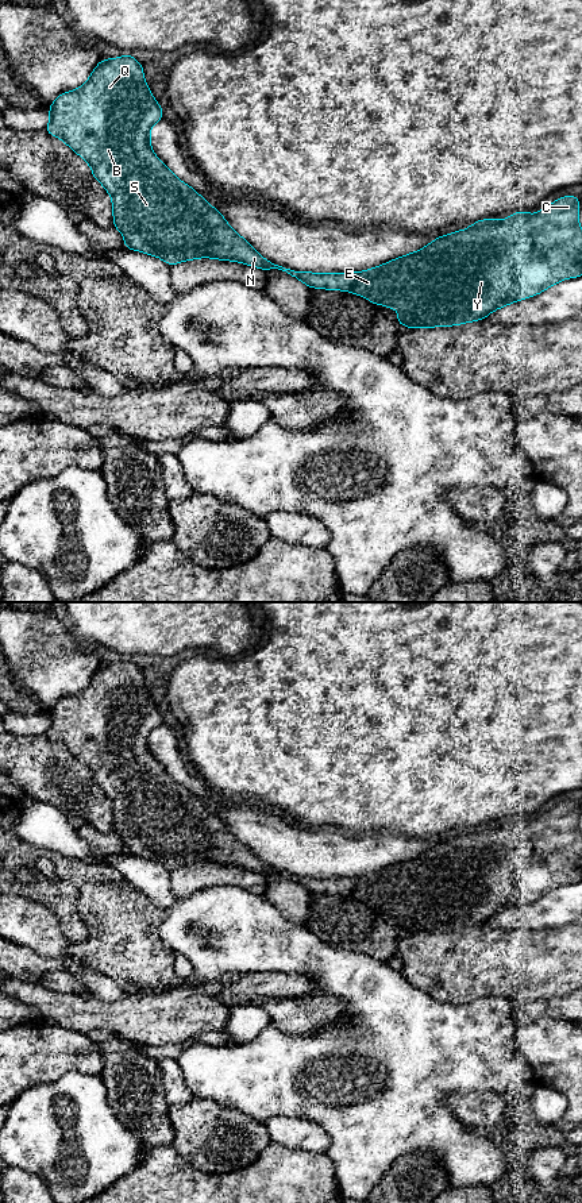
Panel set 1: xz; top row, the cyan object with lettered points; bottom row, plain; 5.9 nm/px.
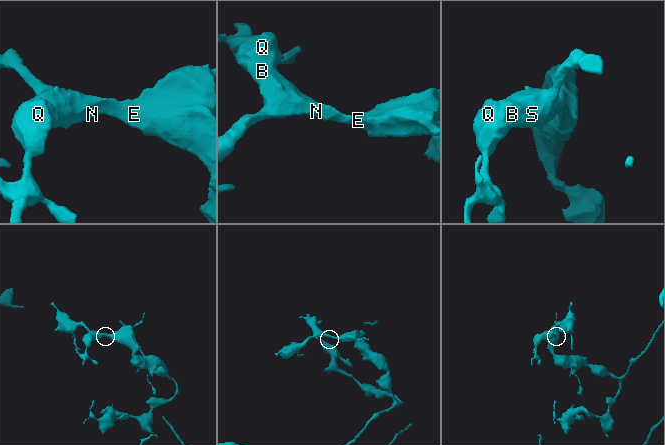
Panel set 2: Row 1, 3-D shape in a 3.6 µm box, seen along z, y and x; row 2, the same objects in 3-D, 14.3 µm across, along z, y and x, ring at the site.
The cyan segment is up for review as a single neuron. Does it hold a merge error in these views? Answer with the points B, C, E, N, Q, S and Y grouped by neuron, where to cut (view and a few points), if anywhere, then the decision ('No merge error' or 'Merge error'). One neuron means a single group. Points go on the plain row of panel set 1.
Groups: B C E N Q S Y. No split. No merge error

